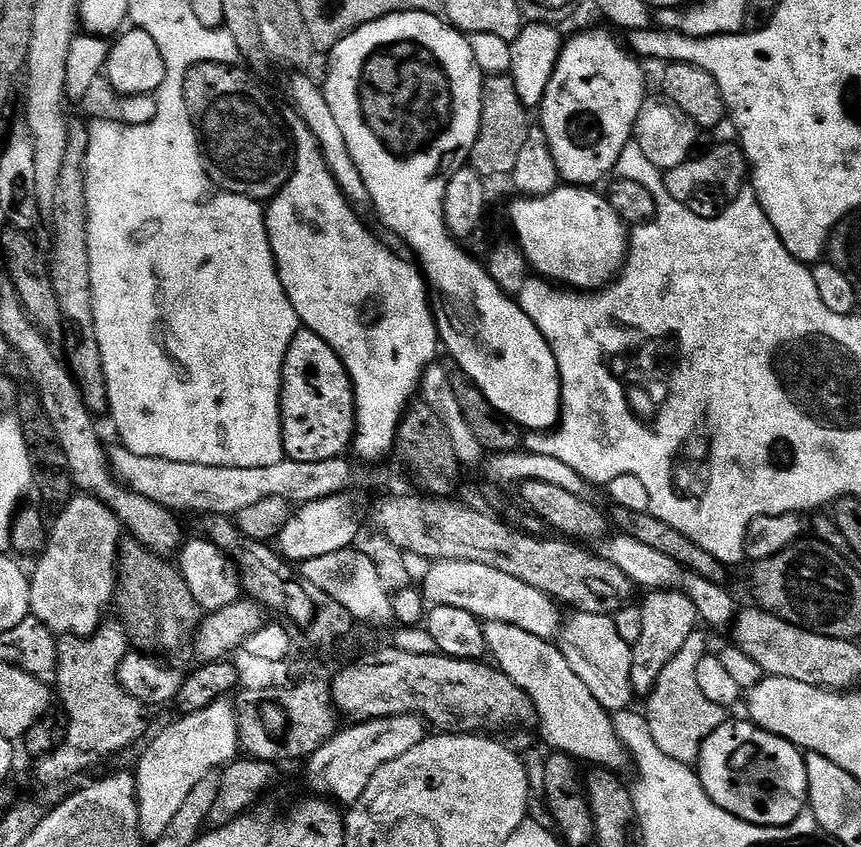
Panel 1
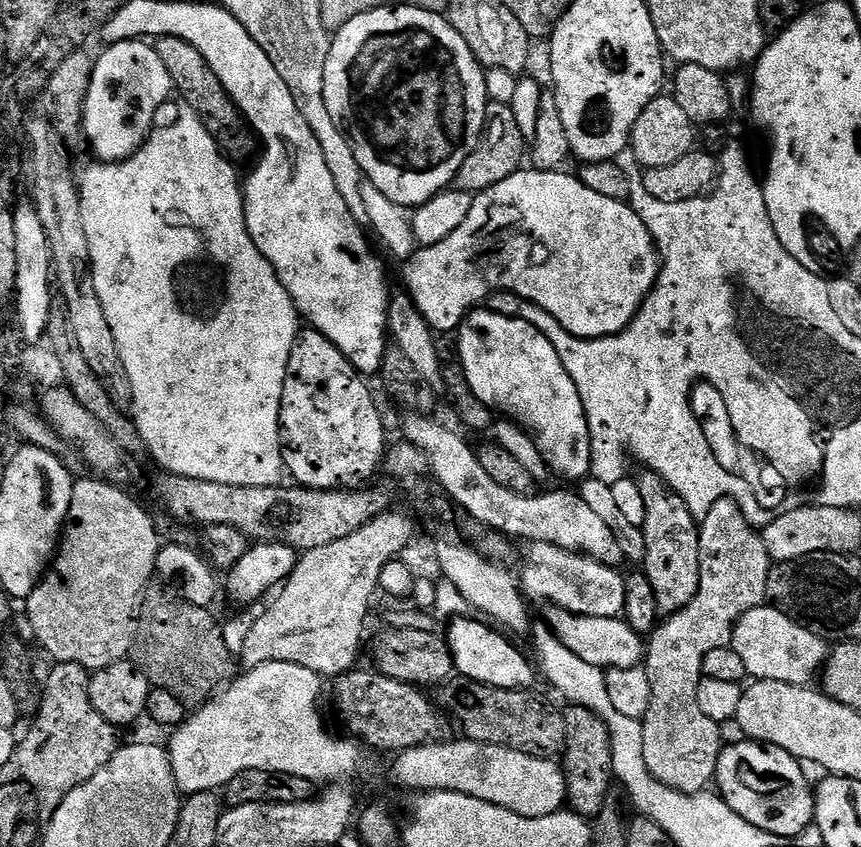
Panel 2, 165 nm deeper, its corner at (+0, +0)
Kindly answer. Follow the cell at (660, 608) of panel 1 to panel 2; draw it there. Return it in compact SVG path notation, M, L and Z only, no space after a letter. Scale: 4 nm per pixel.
M641 471L641 476L635 477L638 490L642 490L642 498L646 502L646 522L644 537L646 538L646 558L642 570L650 578L650 586L654 586L654 598L658 598L658 610L661 614L671 614L682 610L698 592L700 581L700 529L697 517L690 514L686 502L674 489L660 477L657 472Z

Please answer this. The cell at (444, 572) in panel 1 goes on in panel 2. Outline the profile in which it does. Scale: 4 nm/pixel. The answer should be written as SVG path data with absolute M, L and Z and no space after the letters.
M549 607L547 627L582 662L590 662L590 666L598 666L605 670L609 668L638 668L646 656L645 637L638 635L623 618L594 618L593 616L579 616L567 612L564 608Z

